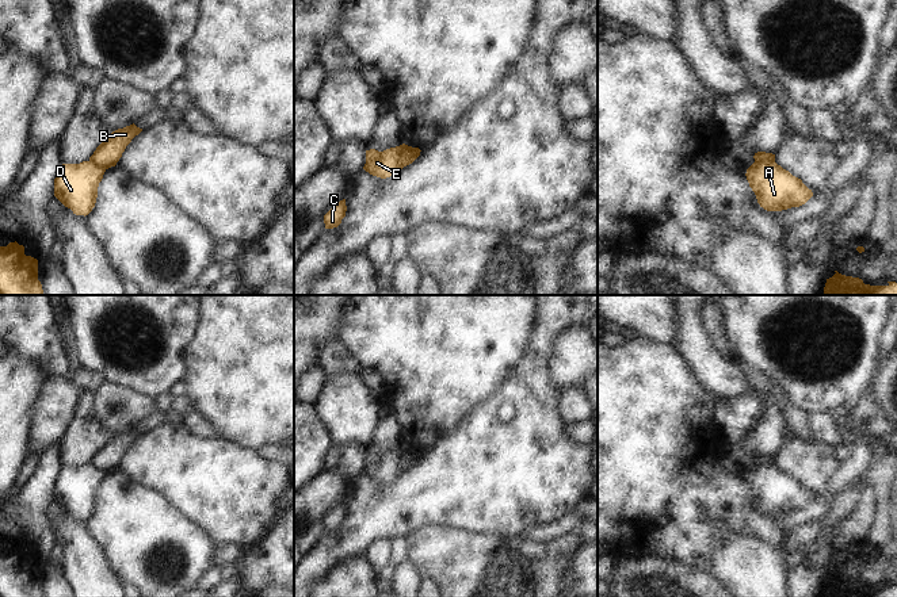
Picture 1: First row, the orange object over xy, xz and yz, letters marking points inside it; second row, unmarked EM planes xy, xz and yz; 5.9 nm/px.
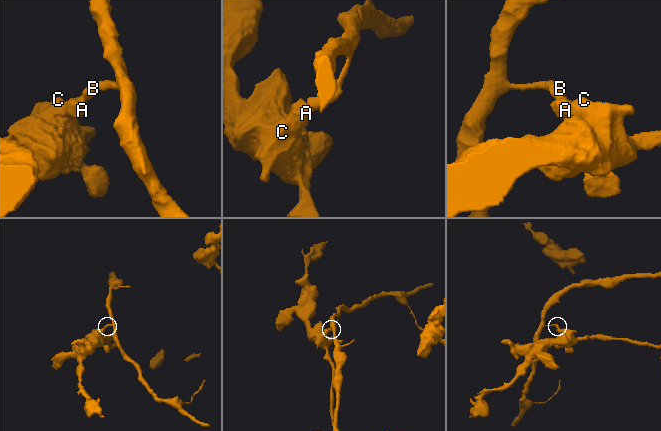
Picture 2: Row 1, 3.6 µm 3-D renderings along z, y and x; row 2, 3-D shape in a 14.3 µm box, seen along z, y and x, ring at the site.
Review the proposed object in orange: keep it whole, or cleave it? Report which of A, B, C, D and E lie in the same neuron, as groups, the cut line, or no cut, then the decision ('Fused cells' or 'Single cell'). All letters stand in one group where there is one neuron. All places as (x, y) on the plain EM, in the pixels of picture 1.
Groups: A C D E / B. Split along xz (403, 448), (399, 456), (401, 470). Fused cells.

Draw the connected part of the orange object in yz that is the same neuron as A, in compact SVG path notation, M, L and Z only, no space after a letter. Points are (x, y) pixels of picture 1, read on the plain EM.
M775 464L753 466L745 479L757 506L767 514L799 510L813 500L812 493L801 482L793 479Z

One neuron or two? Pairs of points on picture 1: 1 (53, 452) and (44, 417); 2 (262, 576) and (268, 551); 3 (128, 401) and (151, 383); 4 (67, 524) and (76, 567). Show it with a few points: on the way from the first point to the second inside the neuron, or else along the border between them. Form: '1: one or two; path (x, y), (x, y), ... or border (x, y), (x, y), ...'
1: two; border (57, 441), (38, 455)
2: one; path (262, 570), (268, 557)
3: two; border (109, 382), (136, 390), (153, 400)
4: one; path (73, 535), (76, 539), (76, 557)

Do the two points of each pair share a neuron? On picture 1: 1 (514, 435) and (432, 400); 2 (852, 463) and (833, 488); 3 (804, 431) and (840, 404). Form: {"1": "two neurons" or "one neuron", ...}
{"1": "two neurons", "2": "one neuron", "3": "two neurons"}

